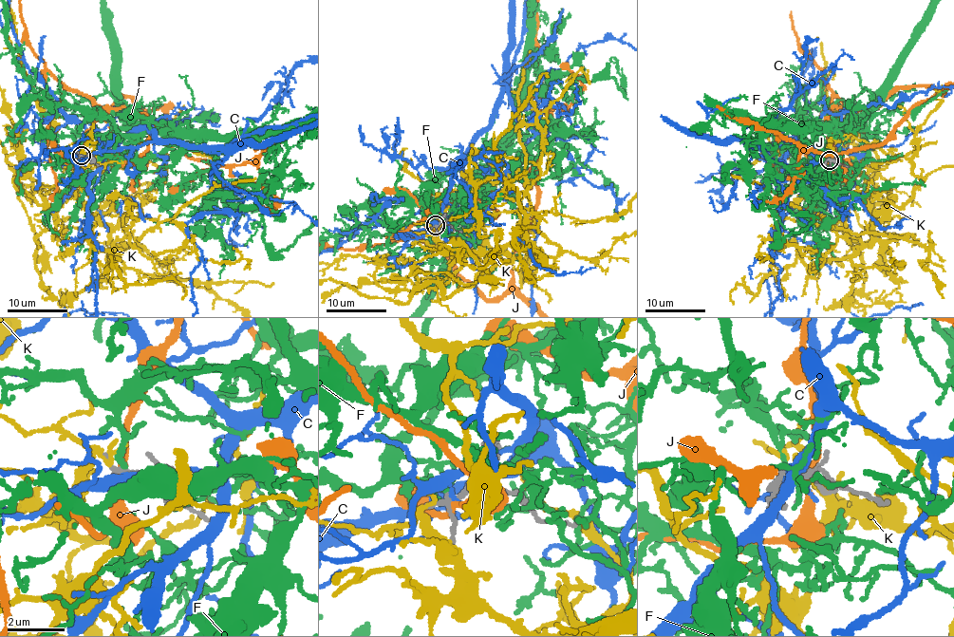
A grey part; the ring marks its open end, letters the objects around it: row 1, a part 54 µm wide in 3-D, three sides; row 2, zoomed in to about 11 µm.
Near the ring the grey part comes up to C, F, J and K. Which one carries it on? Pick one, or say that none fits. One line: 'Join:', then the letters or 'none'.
Join: F

